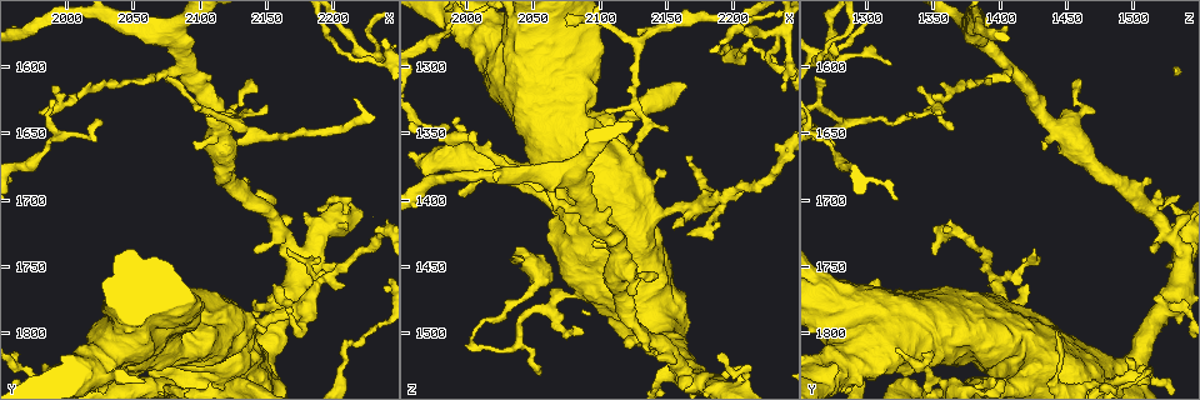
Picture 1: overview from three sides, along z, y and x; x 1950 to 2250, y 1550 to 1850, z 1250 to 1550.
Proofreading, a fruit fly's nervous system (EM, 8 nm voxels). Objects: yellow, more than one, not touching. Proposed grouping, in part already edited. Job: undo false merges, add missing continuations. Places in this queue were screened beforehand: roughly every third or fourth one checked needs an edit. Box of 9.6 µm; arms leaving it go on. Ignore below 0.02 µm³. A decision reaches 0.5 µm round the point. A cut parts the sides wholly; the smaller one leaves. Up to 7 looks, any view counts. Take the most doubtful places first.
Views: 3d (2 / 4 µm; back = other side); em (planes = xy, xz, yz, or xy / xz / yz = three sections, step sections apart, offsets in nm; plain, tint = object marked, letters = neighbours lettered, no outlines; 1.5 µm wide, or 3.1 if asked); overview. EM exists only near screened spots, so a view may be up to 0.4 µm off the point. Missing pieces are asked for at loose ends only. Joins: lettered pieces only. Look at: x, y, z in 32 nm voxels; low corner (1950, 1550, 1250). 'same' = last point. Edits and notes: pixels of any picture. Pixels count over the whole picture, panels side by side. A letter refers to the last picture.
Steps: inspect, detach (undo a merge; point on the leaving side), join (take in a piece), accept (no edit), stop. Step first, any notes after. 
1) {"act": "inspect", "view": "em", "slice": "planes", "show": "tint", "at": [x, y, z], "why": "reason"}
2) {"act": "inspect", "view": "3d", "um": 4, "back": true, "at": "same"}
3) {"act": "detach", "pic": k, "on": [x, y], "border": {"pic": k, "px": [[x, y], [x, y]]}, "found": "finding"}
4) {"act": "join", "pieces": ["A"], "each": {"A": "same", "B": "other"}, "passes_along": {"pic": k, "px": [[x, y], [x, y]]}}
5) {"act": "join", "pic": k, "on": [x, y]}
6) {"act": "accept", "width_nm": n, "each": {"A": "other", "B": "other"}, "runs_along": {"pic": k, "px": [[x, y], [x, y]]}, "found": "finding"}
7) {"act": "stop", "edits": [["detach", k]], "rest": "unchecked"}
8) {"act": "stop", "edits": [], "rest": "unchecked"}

{"act": "inspect", "view": "em", "slice": "planes", "show": "letters", "at": [2142, 1740, 1514], "why": "free end"}

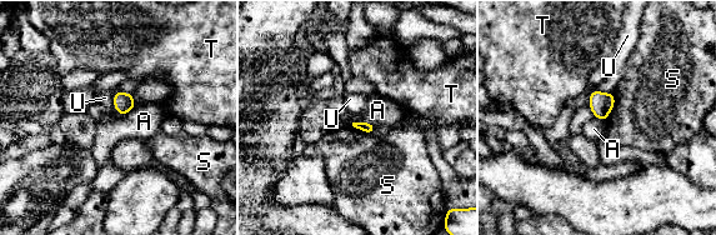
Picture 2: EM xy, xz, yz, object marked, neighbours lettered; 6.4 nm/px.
{"act": "accept", "each": {"A": "other", "S": "other", "T": "other", "U": "other"}, "border": {"pic": 2, "px": [[351, 123], [367, 121], [376, 125]]}, "found": "no lettered piece goes on from it"}

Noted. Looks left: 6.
{"act": "inspect", "view": "3d", "um": 4, "back": true, "at": [2128, 1658, 1276], "why": "free end"}

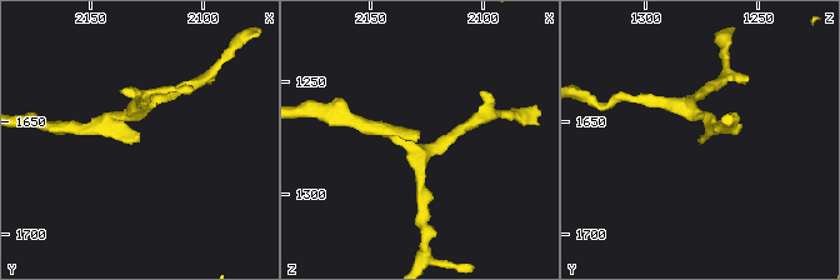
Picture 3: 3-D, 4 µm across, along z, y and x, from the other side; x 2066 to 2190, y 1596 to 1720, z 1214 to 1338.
{"act": "inspect", "view": "em", "slice": "planes", "show": "letters", "at": [2128, 1659, 1274], "arm_widths_nm": [200, 280], "why": "now the EM"}

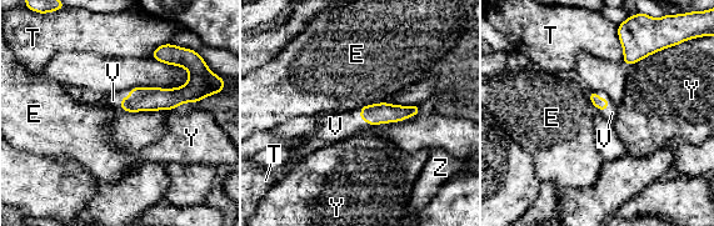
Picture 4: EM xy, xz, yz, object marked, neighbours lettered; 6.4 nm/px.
{"act": "join", "pieces": ["V"], "each": {"E": "other", "T": "other", "V": "same", "Y": "other", "Z": "other"}, "found": "it goes on there"}

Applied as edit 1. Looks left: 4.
{"act": "inspect", "view": "overview"}

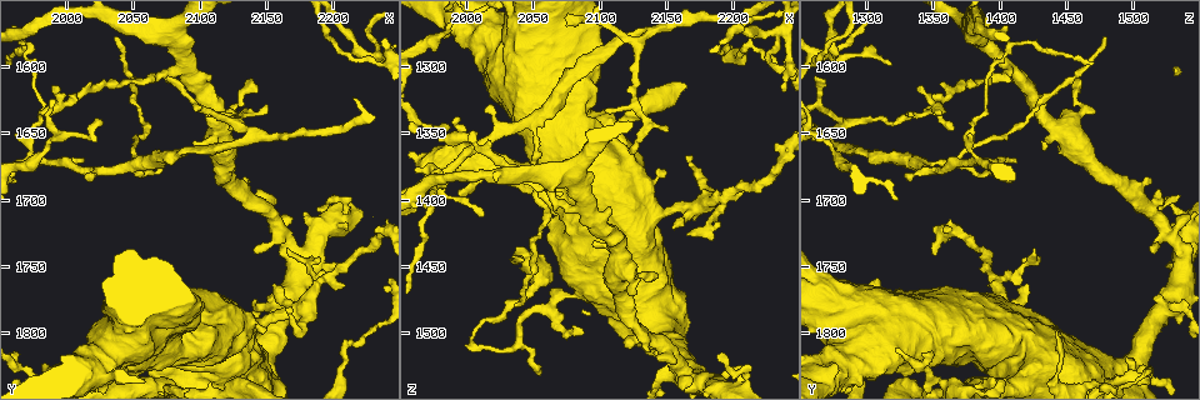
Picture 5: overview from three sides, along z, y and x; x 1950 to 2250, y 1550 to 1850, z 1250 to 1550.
{"act": "inspect", "view": "em", "slice": "planes", "show": "letters", "at": [2012, 1672, 1410], "why": "thin end"}

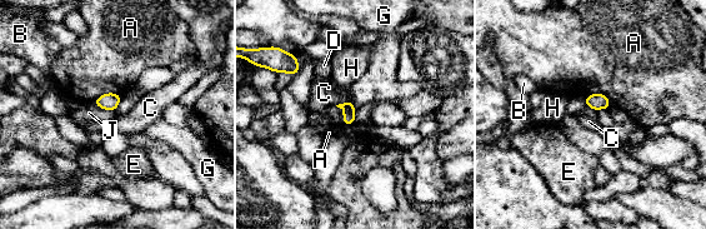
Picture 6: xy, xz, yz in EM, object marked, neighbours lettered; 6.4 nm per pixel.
{"act": "accept", "each": {"A": "other", "B": "other", "C": "other", "D": "other", "E": "other", "G": "other", "H": "other", "J": "other"}, "border": {"pic": 6, "px": [[582, 99], [595, 110]]}, "found": "no lettered piece goes on from it"}

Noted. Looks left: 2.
{"act": "stop", "edits": [["join", 4]], "rest": "unchecked"}

